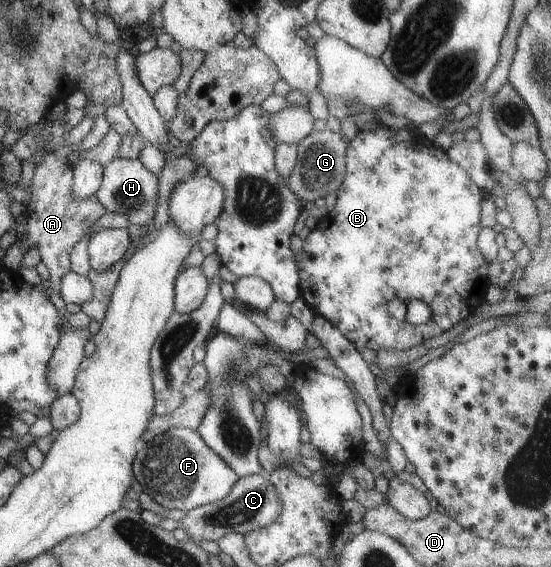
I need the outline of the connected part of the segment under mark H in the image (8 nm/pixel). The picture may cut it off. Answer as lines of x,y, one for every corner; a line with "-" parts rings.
116,157
104,166
101,186
96,192
99,202
109,212
119,212
127,216
130,224
147,228
147,233
155,231
154,216
158,206
159,179
153,172
137,159

